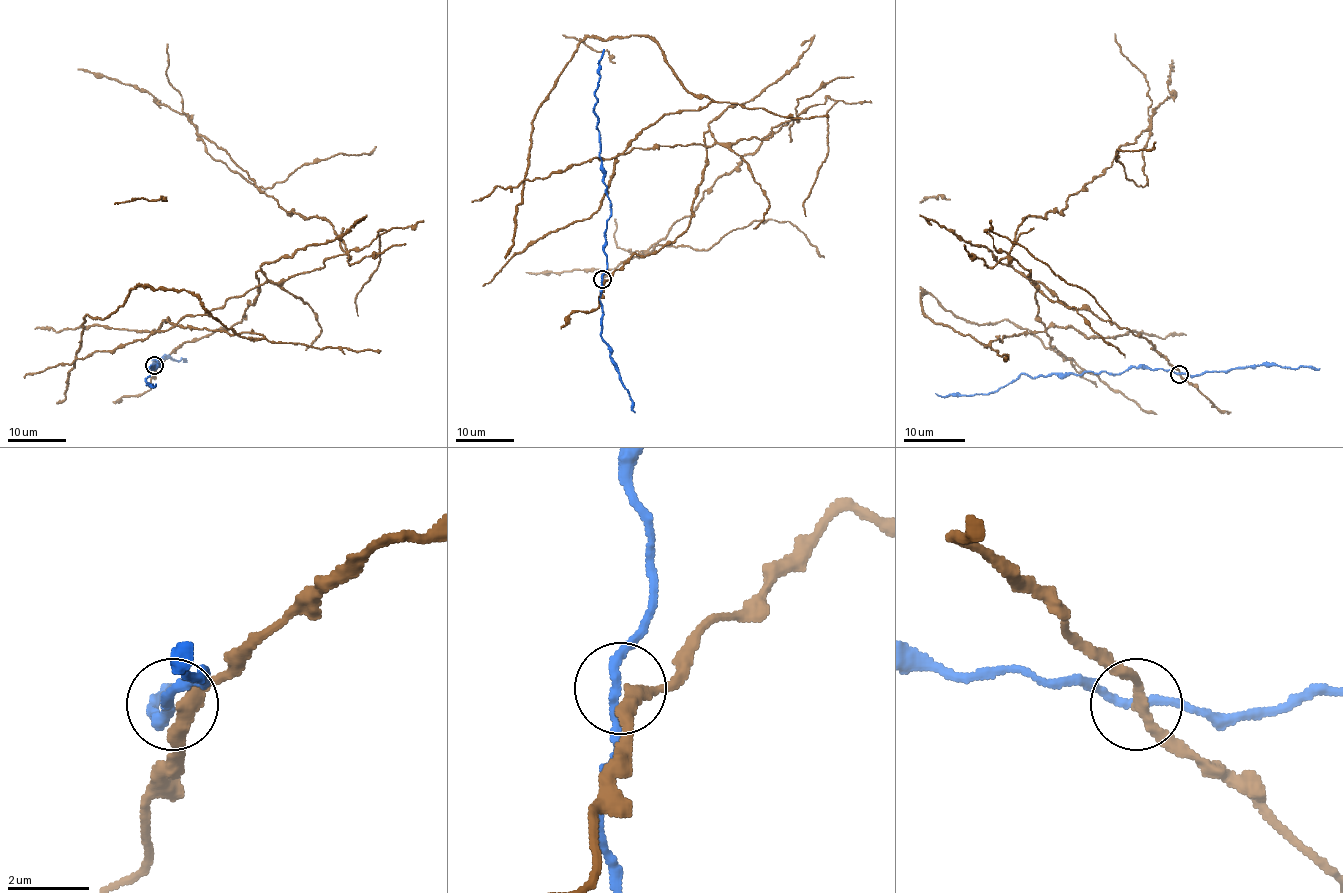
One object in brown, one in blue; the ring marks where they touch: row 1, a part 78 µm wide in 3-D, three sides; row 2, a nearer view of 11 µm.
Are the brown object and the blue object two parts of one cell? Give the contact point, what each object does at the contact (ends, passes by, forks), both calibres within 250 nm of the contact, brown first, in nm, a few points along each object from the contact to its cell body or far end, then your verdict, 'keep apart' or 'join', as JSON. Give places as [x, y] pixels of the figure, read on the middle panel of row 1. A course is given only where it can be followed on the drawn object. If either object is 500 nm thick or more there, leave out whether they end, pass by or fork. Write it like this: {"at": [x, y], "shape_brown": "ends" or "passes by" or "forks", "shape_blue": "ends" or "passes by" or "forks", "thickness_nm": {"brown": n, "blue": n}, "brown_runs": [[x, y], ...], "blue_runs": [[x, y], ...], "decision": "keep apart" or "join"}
{"at": [602, 279], "shape_brown": "passes by", "shape_blue": "passes by", "thickness_nm": {"brown": 280, "blue": 190}, "brown_runs": [[603, 279], [686, 229], [705, 133], [768, 139], [791, 120], [648, 250], [710, 250], [787, 221], [824, 257]], "blue_runs": [[603, 279], [607, 267], [604, 243], [610, 200], [603, 181], [594, 112], [598, 60], [604, 49]], "decision": "keep apart"}

